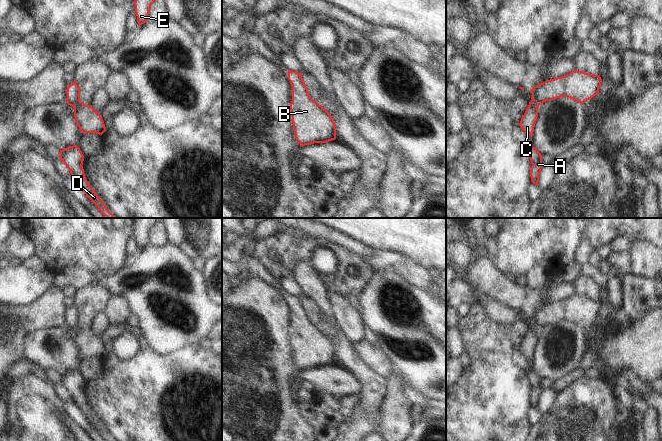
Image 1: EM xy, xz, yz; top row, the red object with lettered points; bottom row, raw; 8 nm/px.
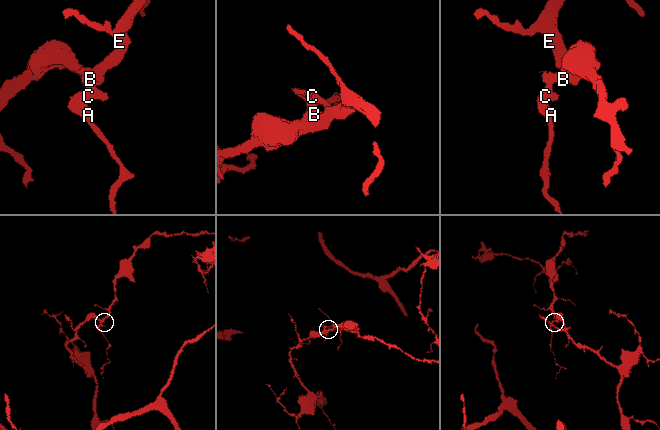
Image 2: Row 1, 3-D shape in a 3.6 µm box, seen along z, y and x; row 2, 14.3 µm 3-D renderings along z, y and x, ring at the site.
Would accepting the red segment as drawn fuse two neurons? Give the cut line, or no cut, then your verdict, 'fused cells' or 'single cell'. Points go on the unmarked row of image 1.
cut xy (73, 307), (77, 313), (77, 327), (74, 330); fused cells

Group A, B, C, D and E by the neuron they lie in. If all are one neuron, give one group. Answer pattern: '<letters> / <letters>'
A C D / B E

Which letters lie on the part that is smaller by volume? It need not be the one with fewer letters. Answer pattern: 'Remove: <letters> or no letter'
Remove: A, C, D

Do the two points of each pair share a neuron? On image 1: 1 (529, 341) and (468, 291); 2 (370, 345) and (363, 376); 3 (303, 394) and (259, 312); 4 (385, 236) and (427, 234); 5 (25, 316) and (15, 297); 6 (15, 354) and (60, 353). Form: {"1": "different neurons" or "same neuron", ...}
{"1": "different neurons", "2": "different neurons", "3": "different neurons", "4": "same neuron", "5": "different neurons", "6": "different neurons"}

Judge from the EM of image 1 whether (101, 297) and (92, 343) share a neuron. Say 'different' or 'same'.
same

